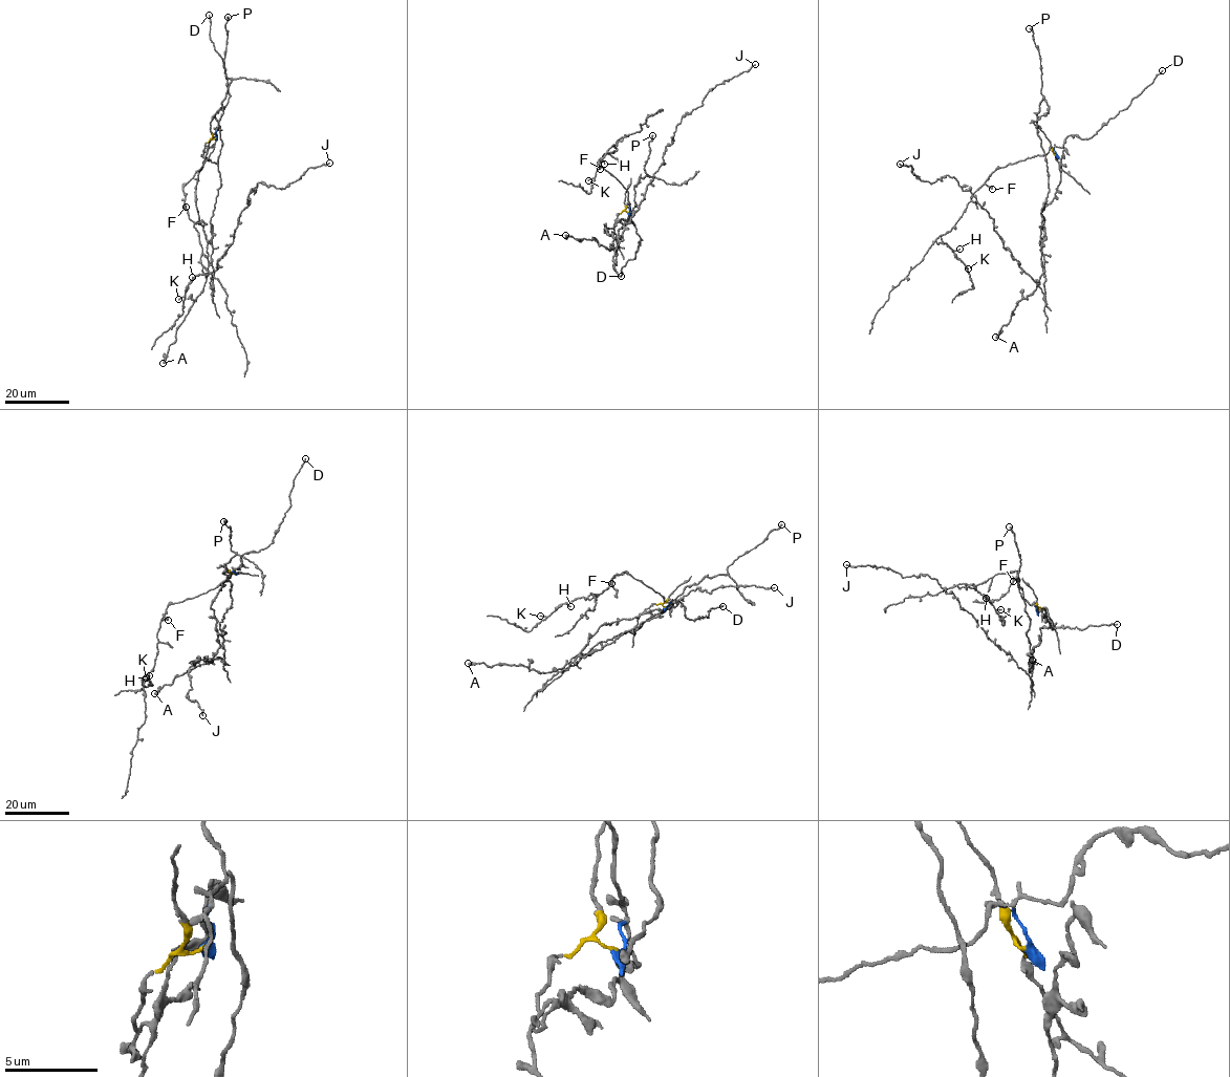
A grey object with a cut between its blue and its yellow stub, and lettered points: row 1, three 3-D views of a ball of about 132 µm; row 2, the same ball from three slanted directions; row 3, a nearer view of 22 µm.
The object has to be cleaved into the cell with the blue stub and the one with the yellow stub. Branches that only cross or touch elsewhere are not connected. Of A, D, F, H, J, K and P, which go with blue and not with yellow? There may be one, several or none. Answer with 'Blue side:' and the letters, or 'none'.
Blue side: D, F, H, K

